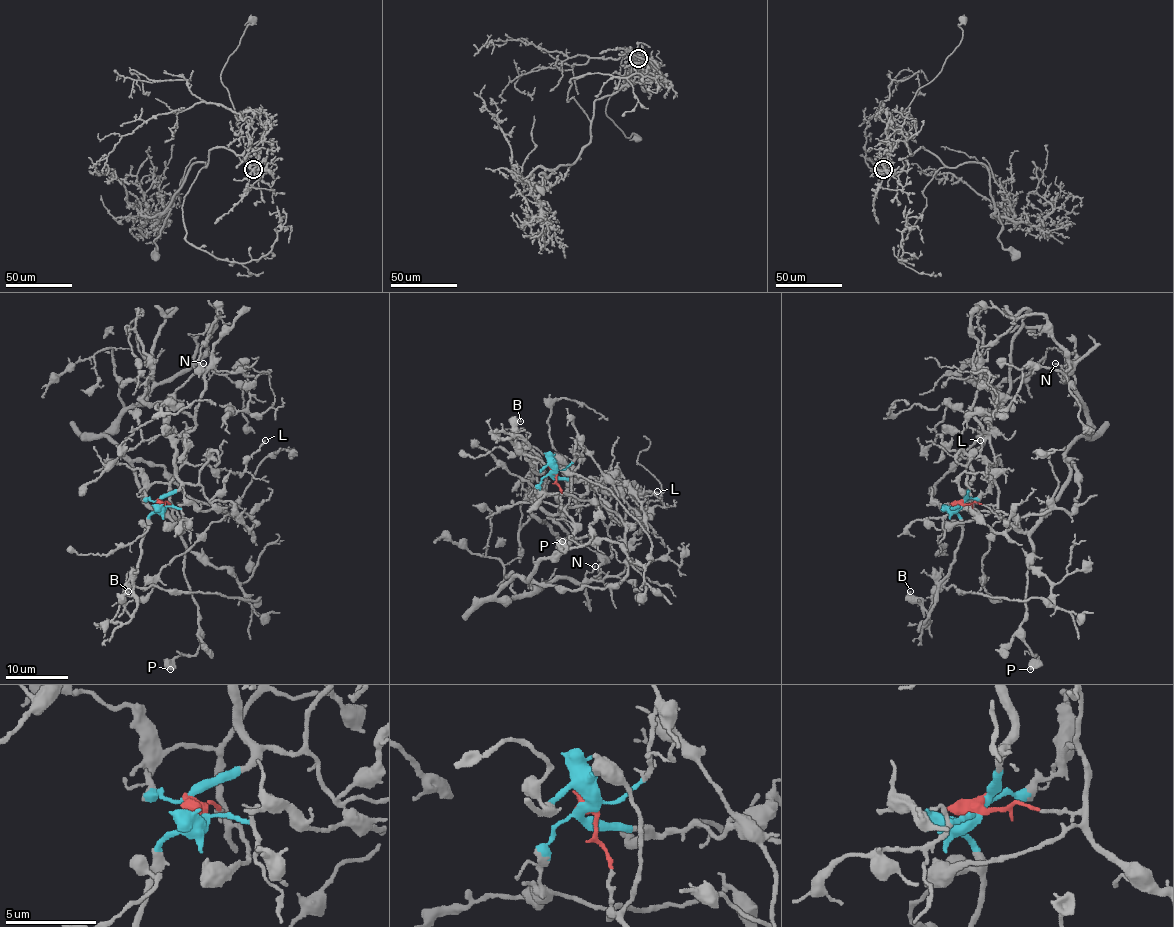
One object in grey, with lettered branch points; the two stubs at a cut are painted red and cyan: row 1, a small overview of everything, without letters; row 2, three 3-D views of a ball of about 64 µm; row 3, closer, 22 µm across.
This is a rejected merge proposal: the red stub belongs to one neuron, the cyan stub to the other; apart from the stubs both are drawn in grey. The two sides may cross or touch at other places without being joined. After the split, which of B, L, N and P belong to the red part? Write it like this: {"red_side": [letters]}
{"red_side": ["N", "P"]}

